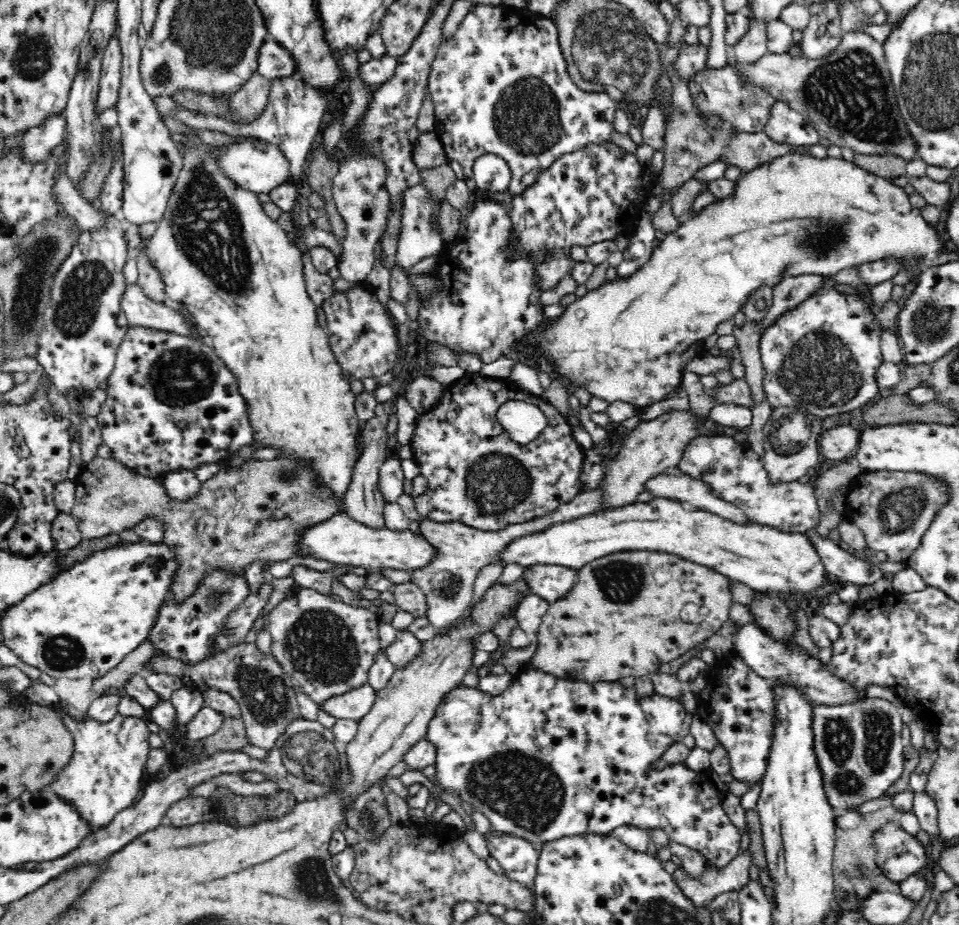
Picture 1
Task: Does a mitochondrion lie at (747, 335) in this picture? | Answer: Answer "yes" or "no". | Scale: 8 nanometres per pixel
no

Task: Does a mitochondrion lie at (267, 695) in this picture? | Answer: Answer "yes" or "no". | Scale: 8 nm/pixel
yes

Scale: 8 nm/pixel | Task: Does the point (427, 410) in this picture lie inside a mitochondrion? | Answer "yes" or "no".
no

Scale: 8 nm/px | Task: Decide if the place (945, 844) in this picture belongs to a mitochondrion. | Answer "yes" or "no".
no

